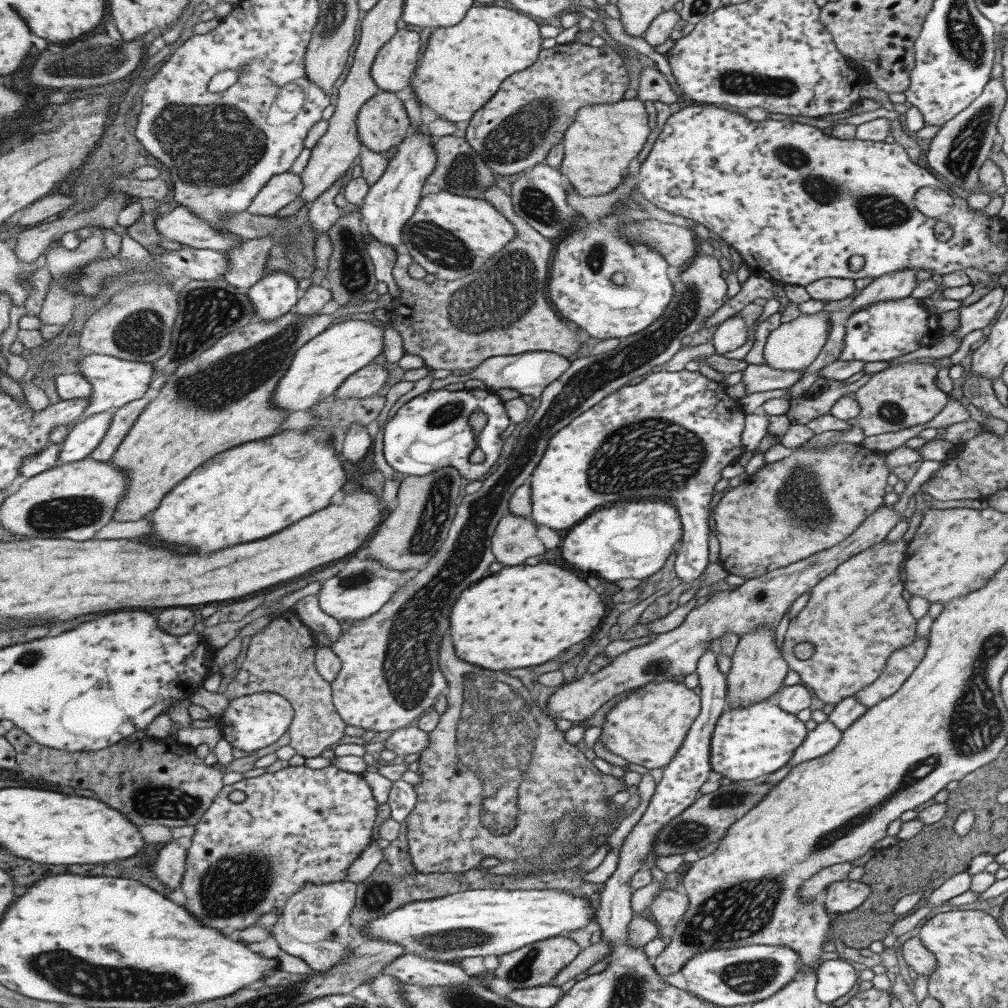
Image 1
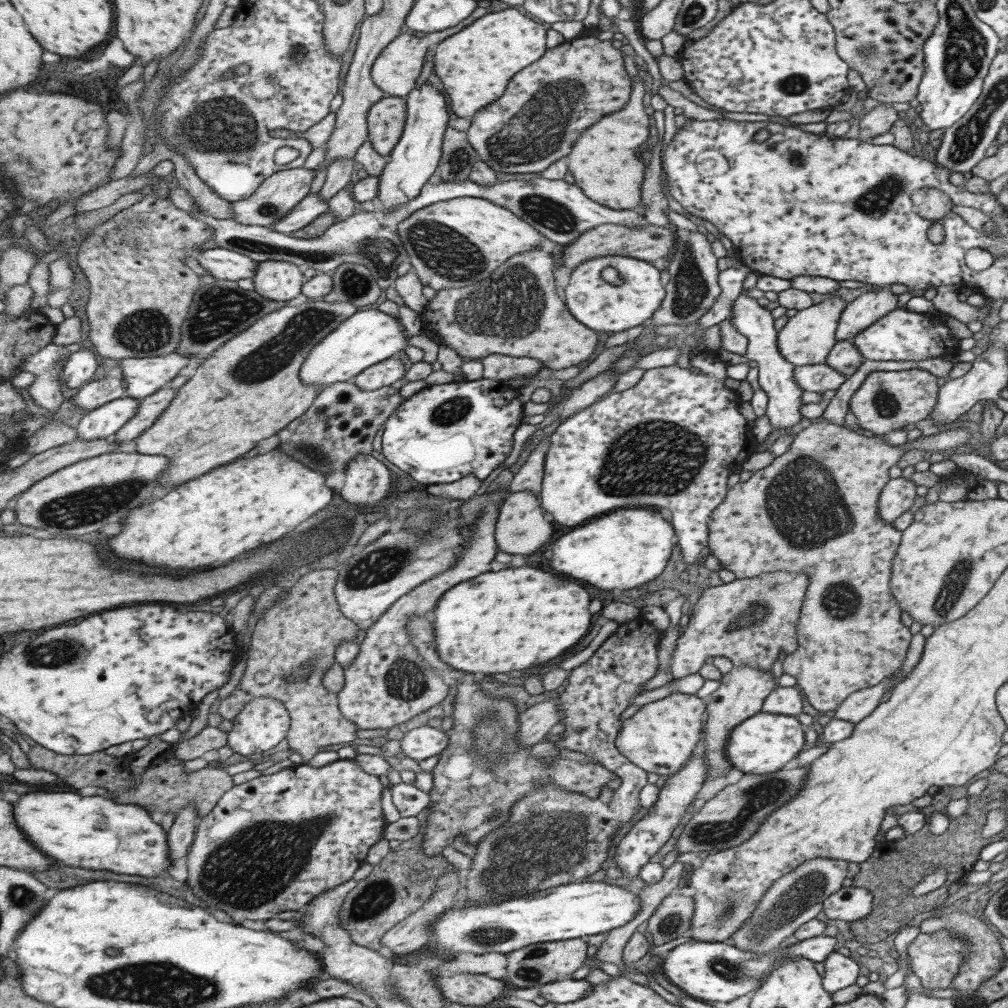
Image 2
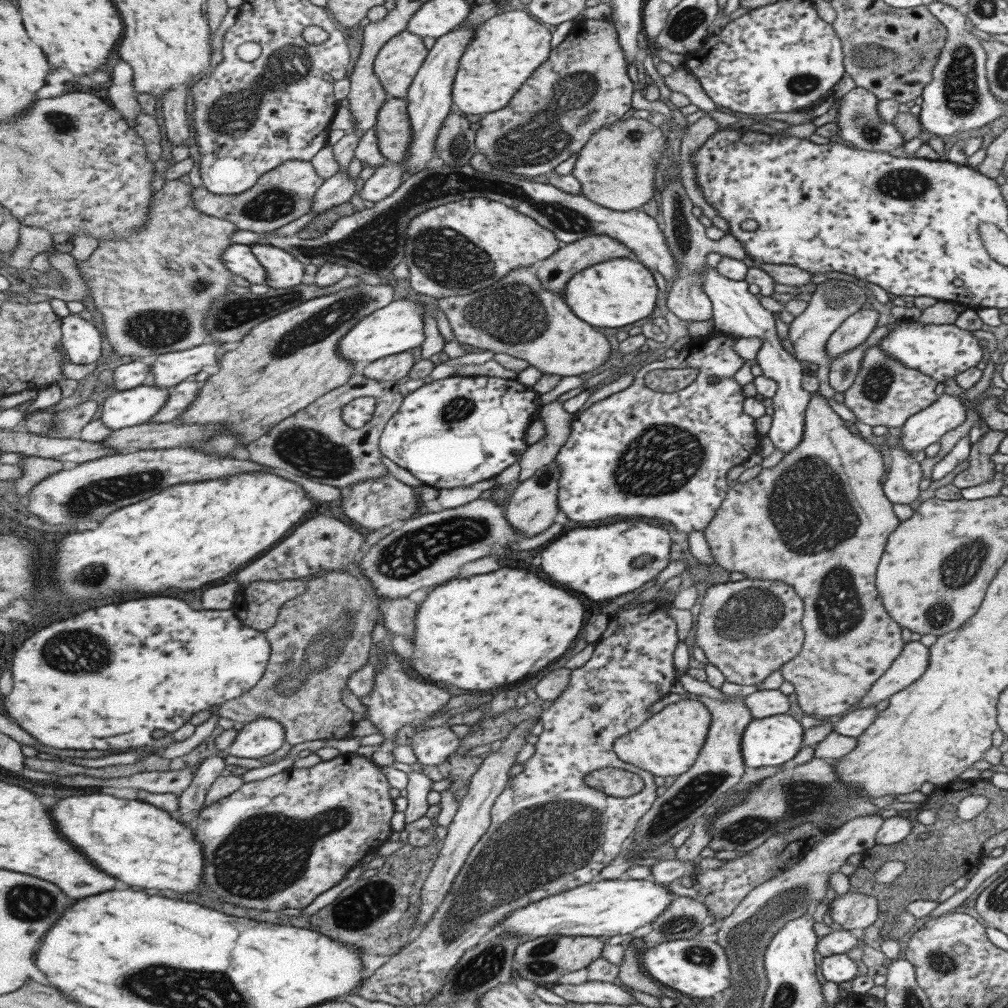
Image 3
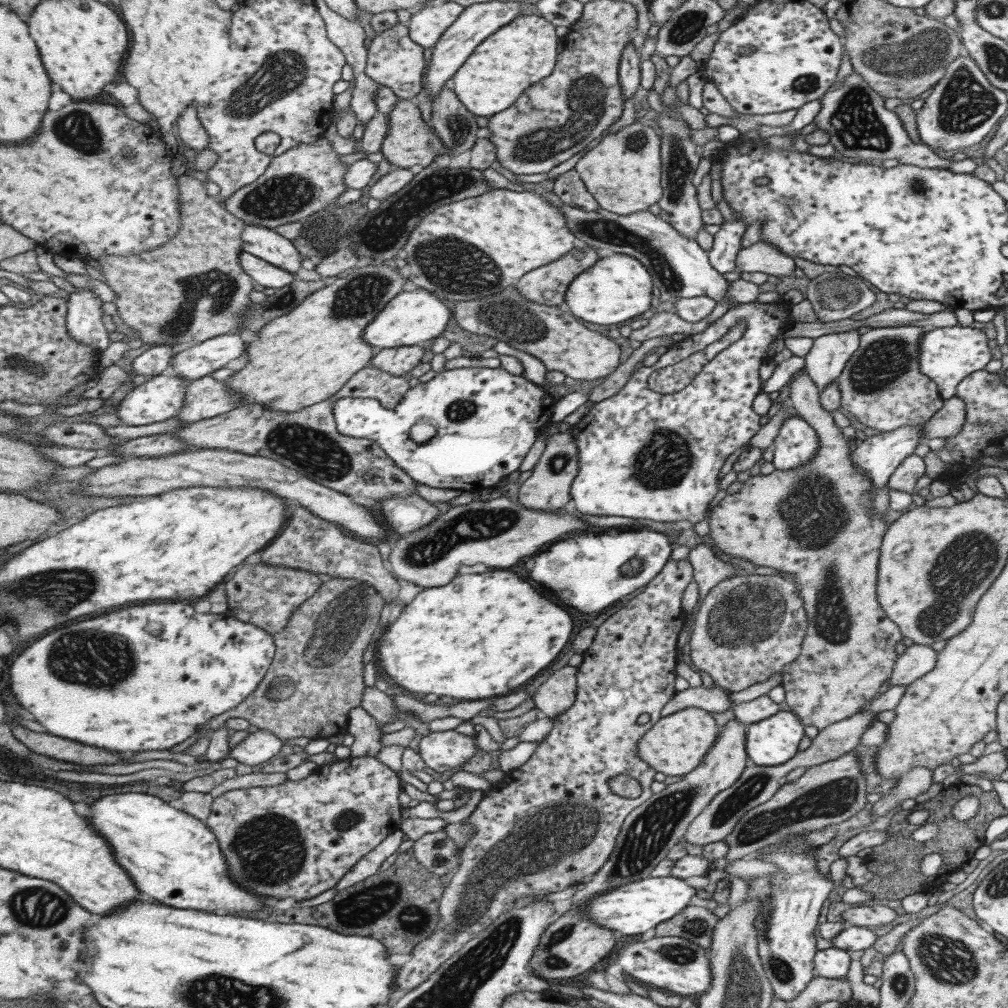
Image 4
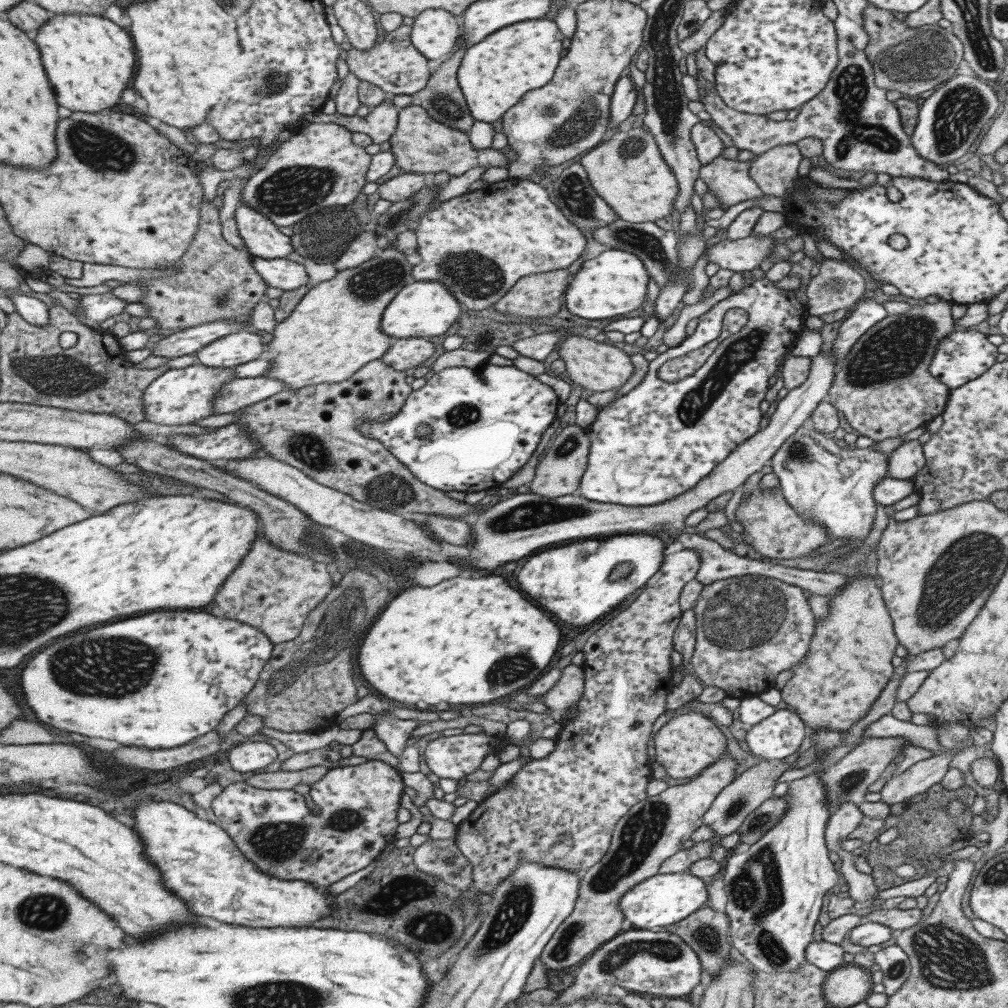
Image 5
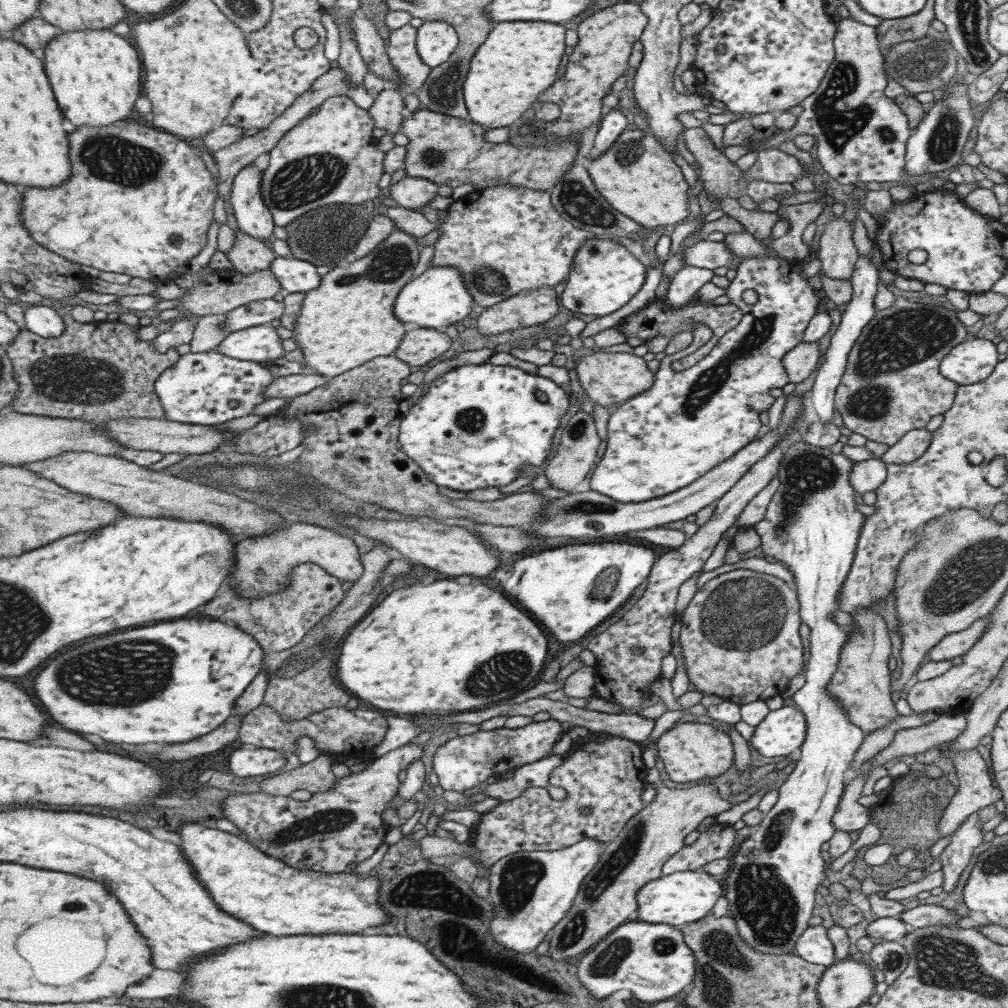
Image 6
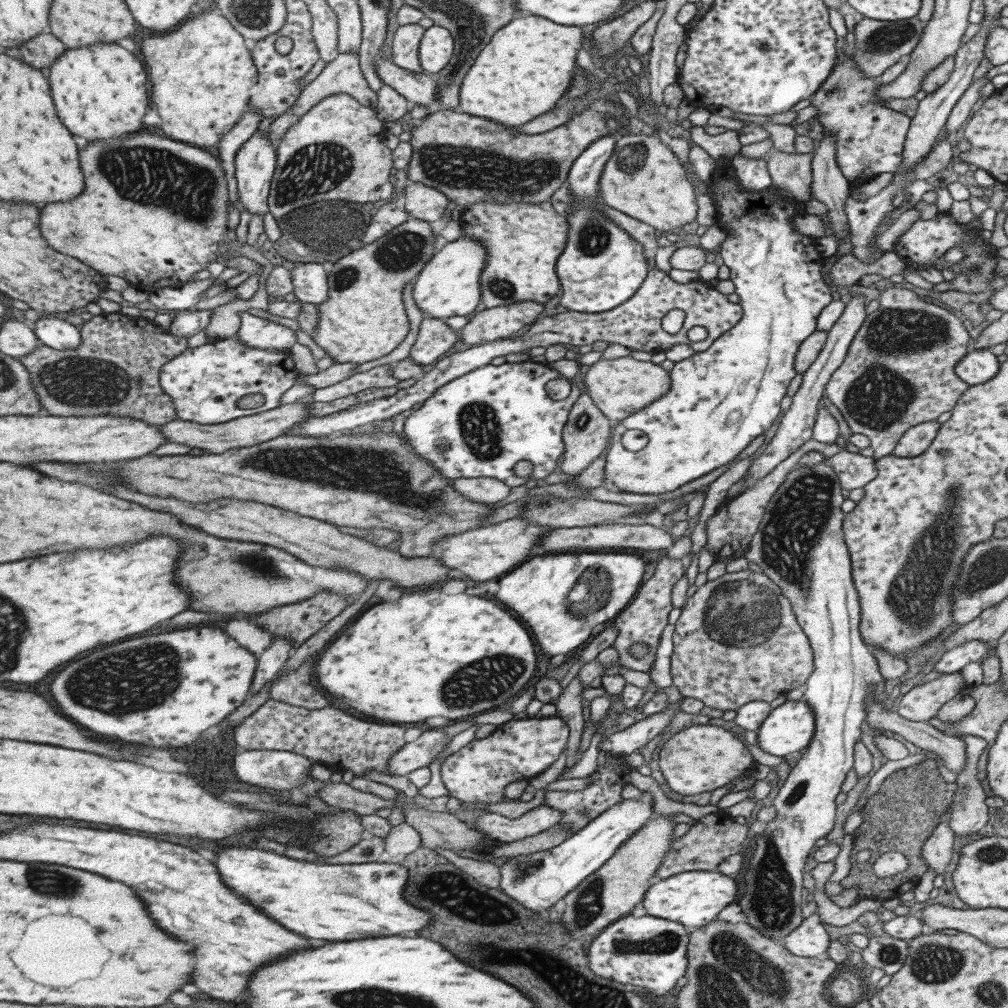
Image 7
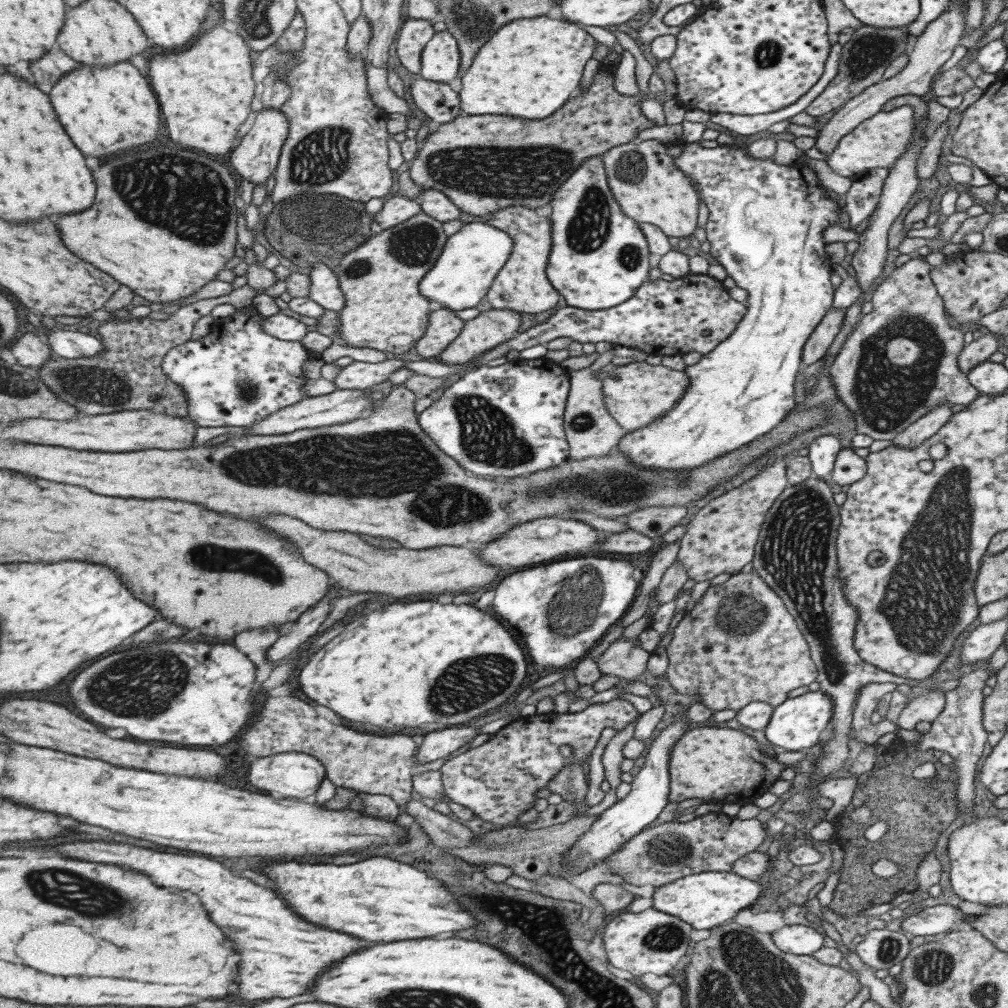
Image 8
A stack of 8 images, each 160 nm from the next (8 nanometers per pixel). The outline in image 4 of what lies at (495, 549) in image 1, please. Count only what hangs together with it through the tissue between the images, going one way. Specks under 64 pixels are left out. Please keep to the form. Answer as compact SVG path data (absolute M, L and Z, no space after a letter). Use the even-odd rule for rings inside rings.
M569 431L554 433L545 439L545 448L531 469L531 475L521 483L517 493L517 503L524 509L542 511L561 510L570 499L569 489L578 469L578 452L575 439Z

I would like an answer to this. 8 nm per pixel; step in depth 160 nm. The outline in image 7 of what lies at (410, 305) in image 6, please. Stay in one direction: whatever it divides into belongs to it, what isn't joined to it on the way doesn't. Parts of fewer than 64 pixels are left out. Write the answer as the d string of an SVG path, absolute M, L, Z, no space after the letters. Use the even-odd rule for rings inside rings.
M461 236L453 242L442 242L437 252L423 265L417 273L413 284L412 297L421 312L427 312L430 317L445 320L449 316L470 316L480 302L480 274L486 265L485 248L479 242L473 242L467 236Z

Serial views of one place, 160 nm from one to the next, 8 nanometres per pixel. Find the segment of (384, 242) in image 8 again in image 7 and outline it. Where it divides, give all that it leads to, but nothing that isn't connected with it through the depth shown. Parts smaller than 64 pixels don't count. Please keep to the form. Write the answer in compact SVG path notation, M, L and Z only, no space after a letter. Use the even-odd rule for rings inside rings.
M406 220L389 230L387 234L383 234L381 238L349 252L332 263L332 269L326 274L328 297L325 302L317 304L317 326L314 332L309 334L315 344L324 350L325 356L332 358L334 363L363 364L389 354L397 344L401 344L409 330L409 320L403 309L401 290L437 252L438 244L435 236L427 221Z

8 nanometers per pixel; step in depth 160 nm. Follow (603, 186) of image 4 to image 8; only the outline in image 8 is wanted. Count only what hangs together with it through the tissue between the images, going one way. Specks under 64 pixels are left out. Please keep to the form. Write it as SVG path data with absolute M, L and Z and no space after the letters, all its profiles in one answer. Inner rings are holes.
M634 139L633 141L627 142L626 144L615 146L607 152L600 155L601 162L603 162L603 169L607 178L607 185L612 192L613 198L617 201L617 204L620 206L621 212L628 216L630 219L633 219L636 223L642 222L642 224L649 224L656 226L663 234L666 234L667 237L689 237L695 230L695 224L697 224L697 195L693 191L693 187L689 184L689 180L673 165L672 158L667 155L666 146L657 140L643 140L641 142Z

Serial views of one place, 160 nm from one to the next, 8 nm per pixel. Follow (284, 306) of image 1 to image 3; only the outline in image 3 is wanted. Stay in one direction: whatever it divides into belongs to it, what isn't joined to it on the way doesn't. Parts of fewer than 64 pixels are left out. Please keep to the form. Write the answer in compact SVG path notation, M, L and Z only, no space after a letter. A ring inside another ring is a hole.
M253 244L252 251L266 270L264 284L273 289L299 285L303 276L303 263L293 254L267 244Z

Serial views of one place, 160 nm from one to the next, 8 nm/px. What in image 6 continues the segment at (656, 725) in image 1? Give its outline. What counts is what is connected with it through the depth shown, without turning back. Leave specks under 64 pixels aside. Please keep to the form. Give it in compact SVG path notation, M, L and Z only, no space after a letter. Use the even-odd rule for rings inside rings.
M685 723L667 729L657 739L656 752L663 762L668 779L673 782L695 782L723 774L733 763L732 742L727 733L707 724Z

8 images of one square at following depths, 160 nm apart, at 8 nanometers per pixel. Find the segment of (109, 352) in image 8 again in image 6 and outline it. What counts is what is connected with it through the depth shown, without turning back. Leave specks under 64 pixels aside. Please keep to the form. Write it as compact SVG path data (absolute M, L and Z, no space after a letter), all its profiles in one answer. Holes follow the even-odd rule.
M68 313L64 317L66 333L59 338L45 338L22 329L14 343L9 346L8 355L14 362L14 373L20 382L20 392L11 410L23 414L34 414L53 418L74 418L96 423L118 418L165 419L166 410L156 391L157 379L180 360L177 348L160 353L153 341L140 339L141 326L137 329L116 321L93 321L81 323Z

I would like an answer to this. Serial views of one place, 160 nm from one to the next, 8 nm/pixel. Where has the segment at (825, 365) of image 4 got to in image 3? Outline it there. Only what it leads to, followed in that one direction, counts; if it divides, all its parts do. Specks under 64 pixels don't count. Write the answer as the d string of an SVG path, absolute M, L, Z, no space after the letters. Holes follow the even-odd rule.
M859 309L850 314L825 341L826 356L833 360L863 344L875 328L877 317L877 311L873 309Z

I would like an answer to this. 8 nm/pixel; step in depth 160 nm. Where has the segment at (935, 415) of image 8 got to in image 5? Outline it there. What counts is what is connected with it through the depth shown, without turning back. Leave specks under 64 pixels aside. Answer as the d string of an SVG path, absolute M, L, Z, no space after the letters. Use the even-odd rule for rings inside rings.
M917 439L903 441L887 453L886 458L888 458L886 475L897 480L907 480L924 465L922 444Z

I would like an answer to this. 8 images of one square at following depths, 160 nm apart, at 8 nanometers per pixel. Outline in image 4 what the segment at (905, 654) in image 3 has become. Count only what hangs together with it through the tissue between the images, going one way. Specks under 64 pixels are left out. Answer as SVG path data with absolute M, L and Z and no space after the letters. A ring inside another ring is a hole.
M917 645L906 648L892 666L891 676L888 678L889 687L897 685L907 686L929 672L936 662L936 652L929 645Z

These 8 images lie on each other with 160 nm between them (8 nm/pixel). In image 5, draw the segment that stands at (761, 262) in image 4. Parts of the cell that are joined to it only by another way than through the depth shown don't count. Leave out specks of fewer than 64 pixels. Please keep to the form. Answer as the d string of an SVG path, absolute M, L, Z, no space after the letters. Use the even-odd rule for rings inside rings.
M747 236L739 240L725 240L722 238L711 248L707 248L706 262L718 264L719 268L727 268L731 272L752 271L759 263L771 256L773 246L777 240L768 236Z

